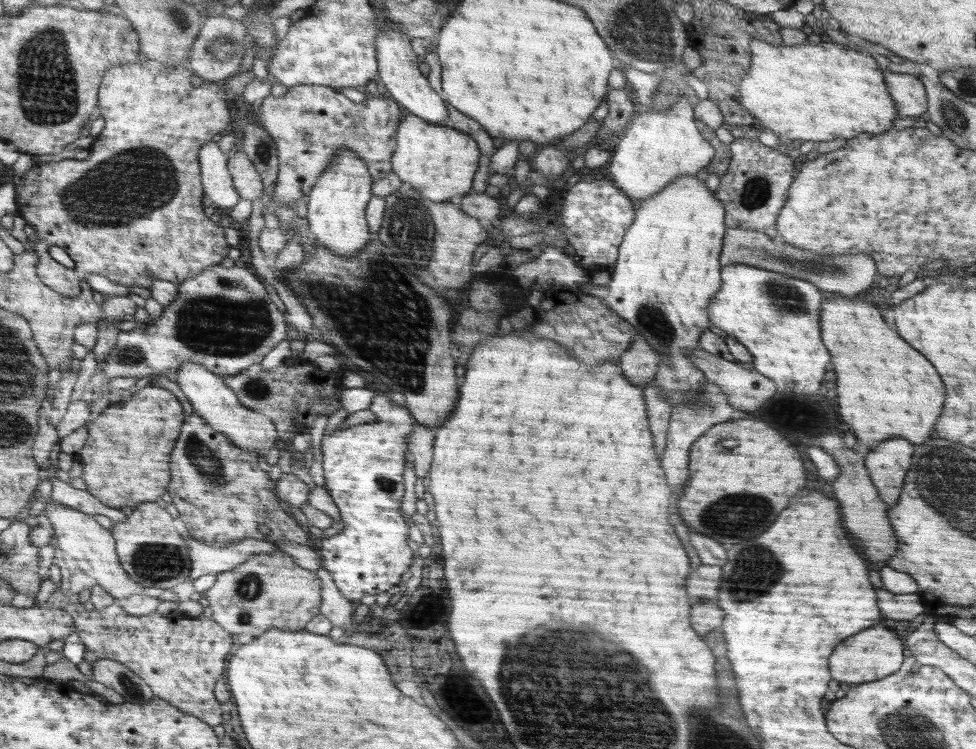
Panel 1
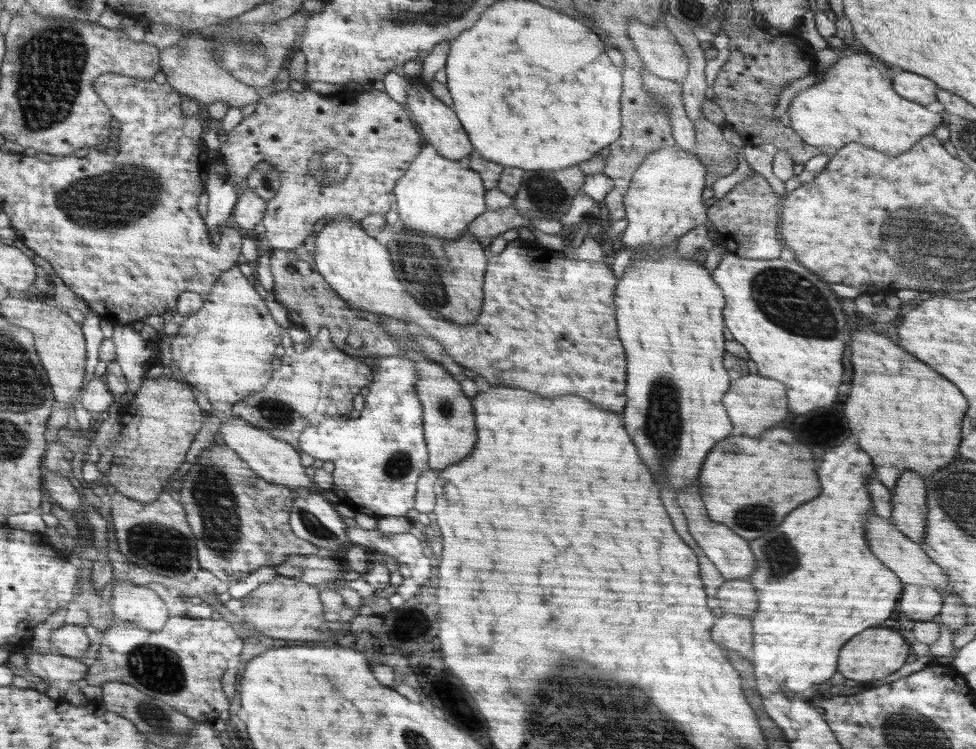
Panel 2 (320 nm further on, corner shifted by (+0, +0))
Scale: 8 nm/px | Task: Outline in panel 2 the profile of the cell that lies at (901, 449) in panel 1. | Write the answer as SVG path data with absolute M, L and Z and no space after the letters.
M904 472L891 493L891 522L908 539L920 545L927 525L926 486L916 472Z

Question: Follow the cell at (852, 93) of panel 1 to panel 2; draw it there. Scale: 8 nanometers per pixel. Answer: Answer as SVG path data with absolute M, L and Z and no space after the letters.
M854 54L840 58L824 80L800 92L788 107L792 129L806 144L839 149L857 142L888 156L908 152L924 136L933 135L944 120L926 106L906 100L892 90L890 70L872 56Z

